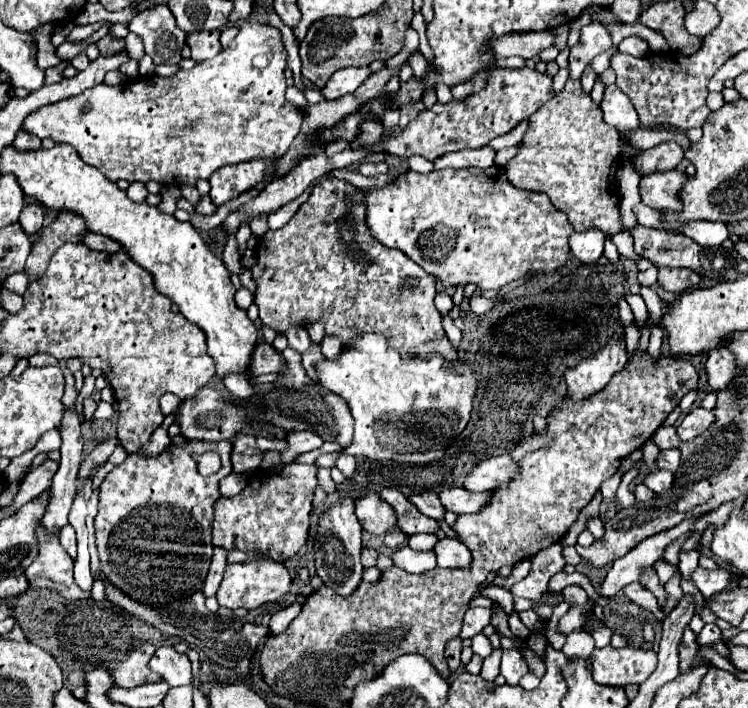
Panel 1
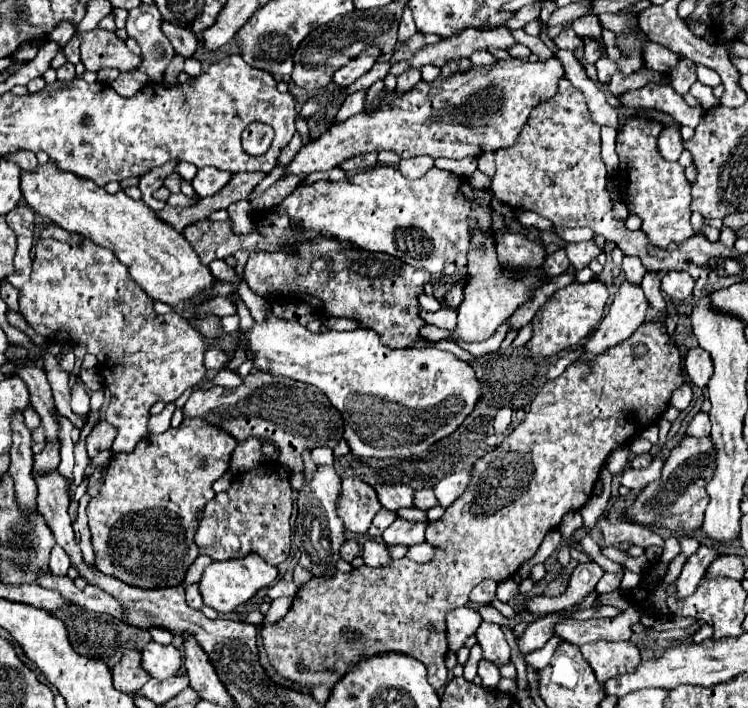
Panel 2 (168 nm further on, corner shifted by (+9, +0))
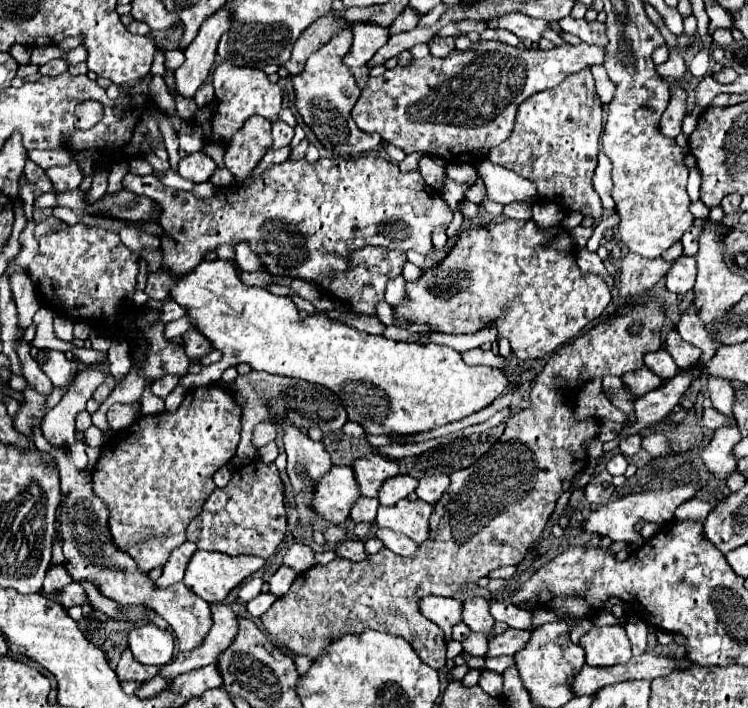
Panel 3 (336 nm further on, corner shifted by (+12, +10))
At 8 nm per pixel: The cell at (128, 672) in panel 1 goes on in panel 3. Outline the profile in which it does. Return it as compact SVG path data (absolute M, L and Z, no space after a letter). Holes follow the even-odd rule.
M126 649L122 653L122 657L120 657L116 675L118 675L120 681L138 681L138 683L144 683L144 681L156 677L158 671L160 671L160 667L148 667L148 665L142 665L142 663L134 661L130 649Z

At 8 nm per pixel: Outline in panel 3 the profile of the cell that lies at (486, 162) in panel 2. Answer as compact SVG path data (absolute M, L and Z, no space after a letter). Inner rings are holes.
M478 177L476 185L474 185L474 187L470 187L470 189L466 191L464 199L466 199L466 201L472 201L472 203L476 203L476 205L480 205L480 201L482 201L484 193L486 193L486 189L484 189L484 183L482 183L482 179Z

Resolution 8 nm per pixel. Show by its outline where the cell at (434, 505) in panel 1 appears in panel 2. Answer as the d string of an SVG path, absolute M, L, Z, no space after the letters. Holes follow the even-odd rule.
M377 485L375 491L385 509L399 511L403 507L413 507L413 489L407 485Z

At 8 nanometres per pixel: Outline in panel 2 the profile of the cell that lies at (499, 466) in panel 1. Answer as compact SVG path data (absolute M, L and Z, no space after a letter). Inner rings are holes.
M461 469L461 471L451 473L445 479L441 479L433 487L435 495L439 499L439 505L449 507L455 499L459 499L463 495L463 491L467 489L467 483L471 483L471 469Z

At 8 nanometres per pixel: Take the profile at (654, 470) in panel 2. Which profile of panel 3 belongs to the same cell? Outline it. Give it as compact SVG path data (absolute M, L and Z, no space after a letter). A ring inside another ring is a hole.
M614 455L612 459L606 461L606 471L610 475L624 475L626 467L628 467L628 463L626 463L626 459L622 455Z

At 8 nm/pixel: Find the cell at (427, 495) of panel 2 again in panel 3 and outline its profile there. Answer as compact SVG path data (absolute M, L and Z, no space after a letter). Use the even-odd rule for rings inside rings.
M412 475L390 477L390 481L384 481L384 485L380 487L378 501L380 501L380 505L394 505L396 501L408 497L416 489L416 485L418 485L418 481Z

